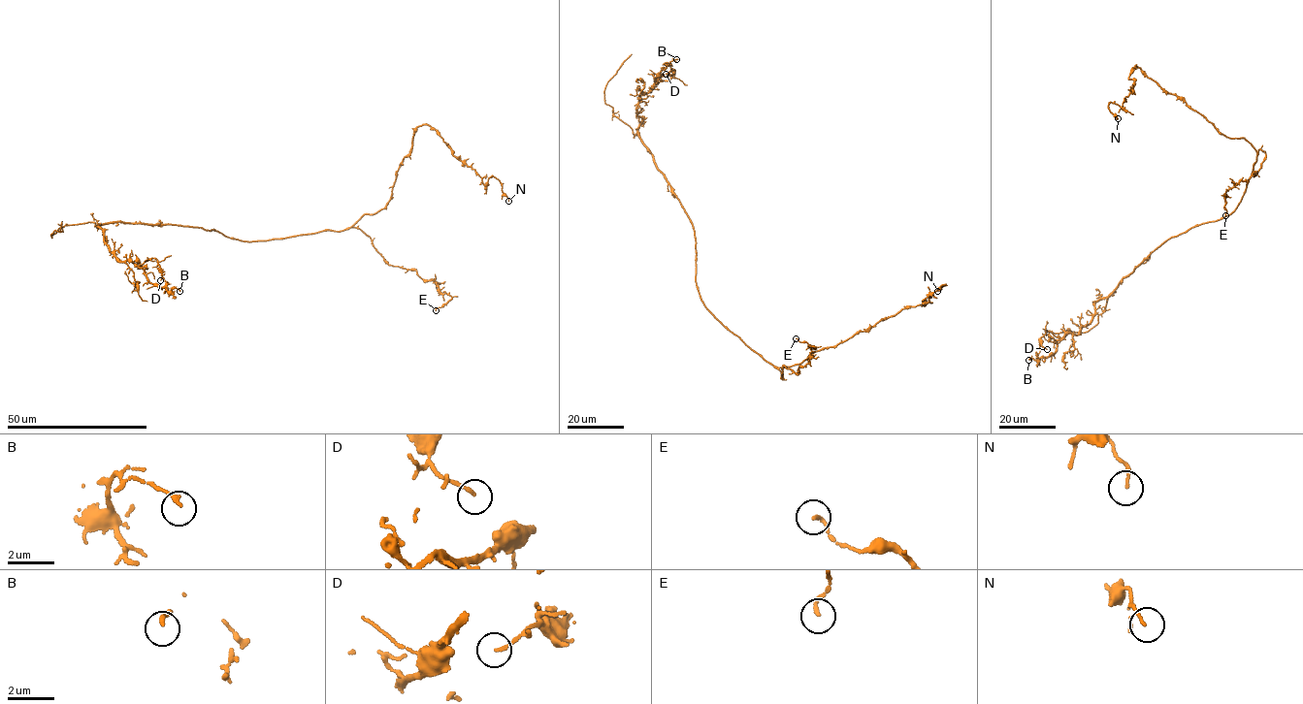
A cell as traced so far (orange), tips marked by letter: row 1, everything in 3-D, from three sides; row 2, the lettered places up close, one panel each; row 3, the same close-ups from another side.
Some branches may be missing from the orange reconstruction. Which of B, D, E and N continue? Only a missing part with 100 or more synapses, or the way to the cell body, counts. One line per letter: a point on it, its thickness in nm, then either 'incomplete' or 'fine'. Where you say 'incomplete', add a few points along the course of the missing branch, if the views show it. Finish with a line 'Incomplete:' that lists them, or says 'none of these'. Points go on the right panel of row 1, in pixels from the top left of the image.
B: at (1028, 360); 170 nm thick; fine
D: at (1047, 349); 110 nm thick; fine
E: at (1225, 215); 120 nm thick; fine
N: at (1118, 118); 110 nm thick; fine
Incomplete: none of these

